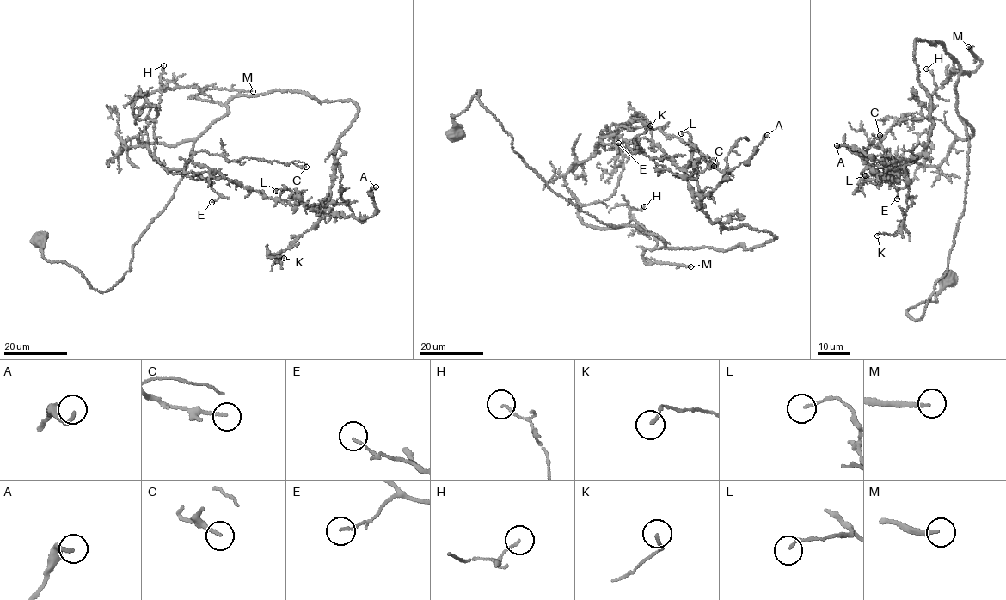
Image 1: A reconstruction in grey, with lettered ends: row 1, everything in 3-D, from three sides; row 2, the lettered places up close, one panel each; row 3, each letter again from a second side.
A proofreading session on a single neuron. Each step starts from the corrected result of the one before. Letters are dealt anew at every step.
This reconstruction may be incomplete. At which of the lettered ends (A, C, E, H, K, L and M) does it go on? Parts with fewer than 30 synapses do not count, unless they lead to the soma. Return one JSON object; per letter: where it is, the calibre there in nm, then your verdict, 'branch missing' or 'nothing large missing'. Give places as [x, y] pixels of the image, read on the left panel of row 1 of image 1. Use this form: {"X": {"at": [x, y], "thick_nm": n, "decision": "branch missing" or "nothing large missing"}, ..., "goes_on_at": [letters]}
{"A": {"at": [376, 186], "thick_nm": 200, "decision": "nothing large missing"}, "C": {"at": [306, 167], "thick_nm": 140, "decision": "nothing large missing"}, "E": {"at": [211, 202], "thick_nm": 120, "decision": "nothing large missing"}, "H": {"at": [163, 65], "thick_nm": 120, "decision": "nothing large missing"}, "K": {"at": [284, 258], "thick_nm": 150, "decision": "nothing large missing"}, "L": {"at": [276, 191], "thick_nm": 110, "decision": "nothing large missing"}, "M": {"at": [253, 91], "thick_nm": 170, "decision": "branch missing"}, "goes_on_at": ["M"]}

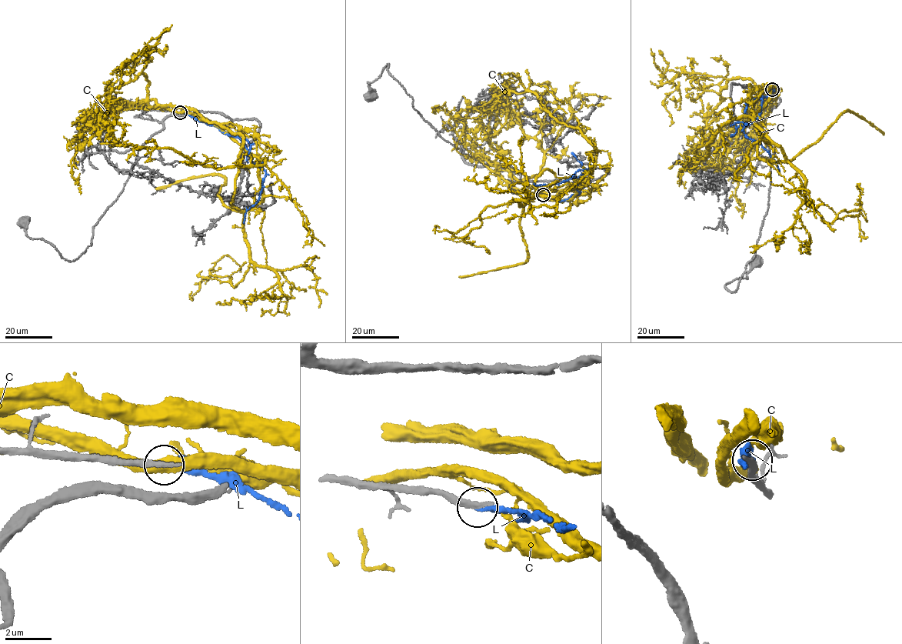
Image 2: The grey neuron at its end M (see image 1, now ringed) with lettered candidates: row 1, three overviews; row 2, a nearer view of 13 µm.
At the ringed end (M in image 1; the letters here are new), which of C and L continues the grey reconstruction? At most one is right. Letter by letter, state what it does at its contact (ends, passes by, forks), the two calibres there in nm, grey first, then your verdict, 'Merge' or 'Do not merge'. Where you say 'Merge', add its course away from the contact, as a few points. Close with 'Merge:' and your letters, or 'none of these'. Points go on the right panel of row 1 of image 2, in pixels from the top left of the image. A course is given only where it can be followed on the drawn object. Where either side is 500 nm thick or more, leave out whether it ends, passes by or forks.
C: It ends there. Thickness 220 nm (grey) against 170 nm. Do not merge
L: It ends there. Thickness 300 nm (grey) against 150 nm. Merge. Its course: (772, 89), (770, 95), (761, 98), (760, 115), (743, 131), (767, 150), (779, 175)
Merge: L

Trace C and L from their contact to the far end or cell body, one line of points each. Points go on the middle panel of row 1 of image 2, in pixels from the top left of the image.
C: (544, 195), (570, 200), (584, 185), (520, 206), (514, 200), (486, 207), (480, 227), (463, 239), (486, 251)
L: (544, 195), (559, 201), (577, 194), (577, 184), (585, 170), (580, 169), (559, 183), (537, 185), (534, 183)

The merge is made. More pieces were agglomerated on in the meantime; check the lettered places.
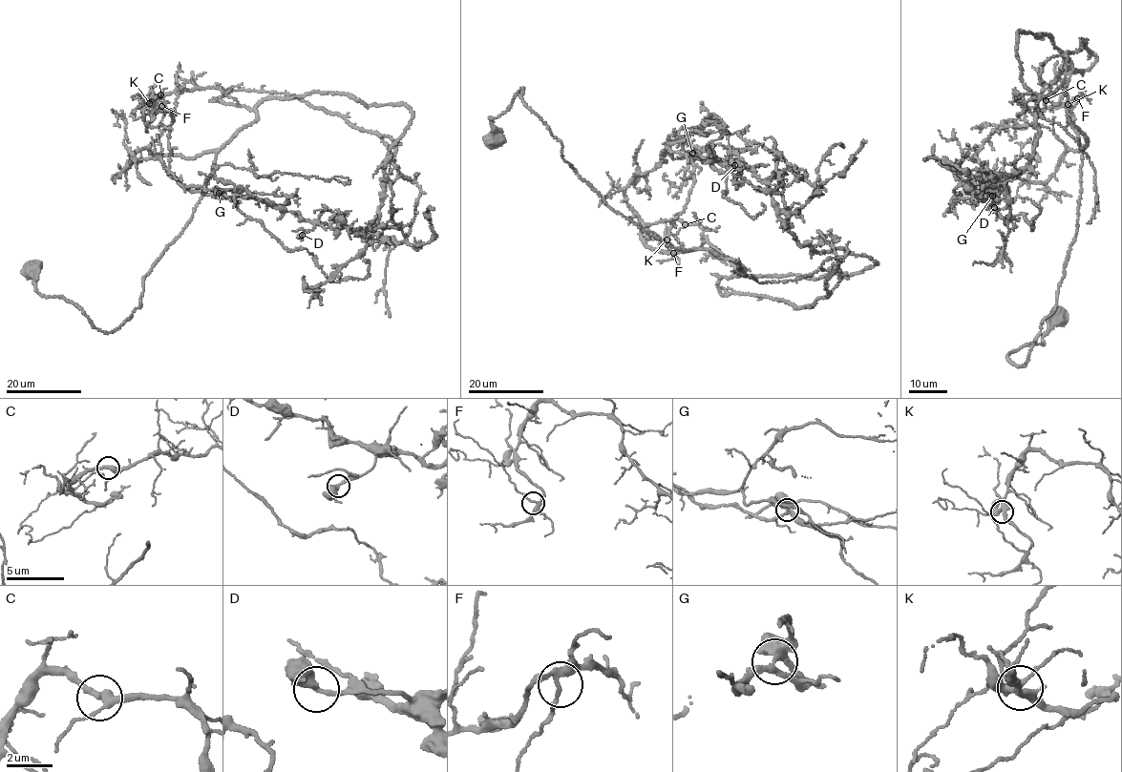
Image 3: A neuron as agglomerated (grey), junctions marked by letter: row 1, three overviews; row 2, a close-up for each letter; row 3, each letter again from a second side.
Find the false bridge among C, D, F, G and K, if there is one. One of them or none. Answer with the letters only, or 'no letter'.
G

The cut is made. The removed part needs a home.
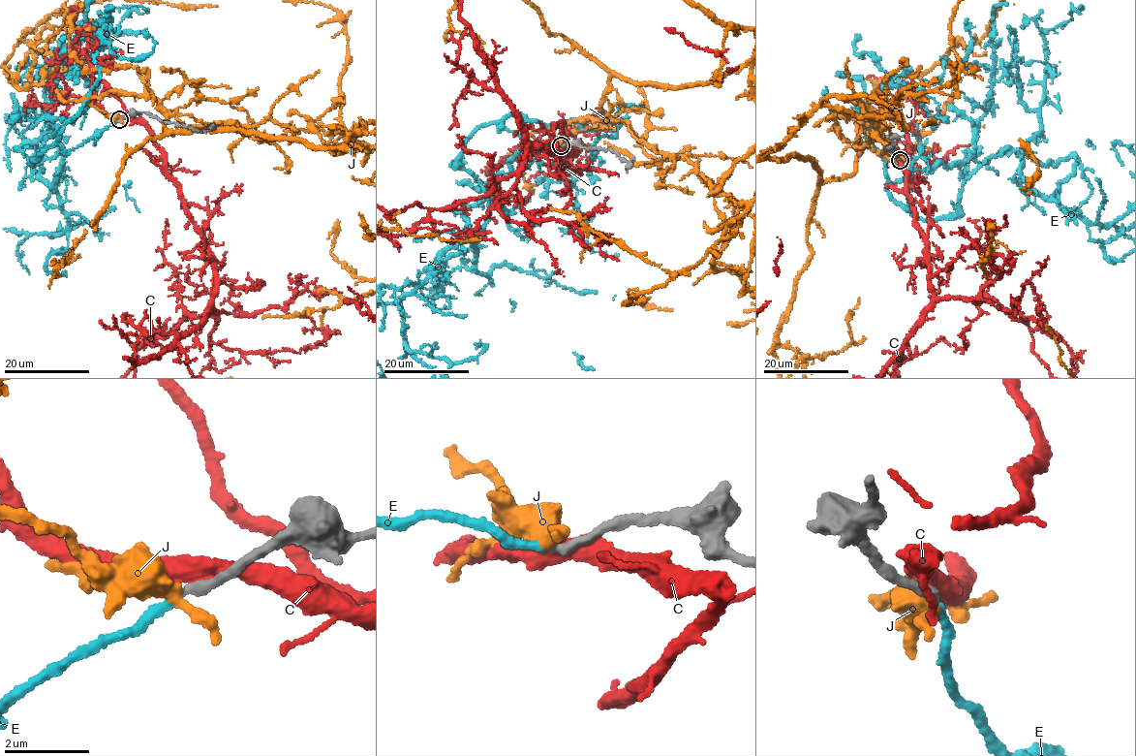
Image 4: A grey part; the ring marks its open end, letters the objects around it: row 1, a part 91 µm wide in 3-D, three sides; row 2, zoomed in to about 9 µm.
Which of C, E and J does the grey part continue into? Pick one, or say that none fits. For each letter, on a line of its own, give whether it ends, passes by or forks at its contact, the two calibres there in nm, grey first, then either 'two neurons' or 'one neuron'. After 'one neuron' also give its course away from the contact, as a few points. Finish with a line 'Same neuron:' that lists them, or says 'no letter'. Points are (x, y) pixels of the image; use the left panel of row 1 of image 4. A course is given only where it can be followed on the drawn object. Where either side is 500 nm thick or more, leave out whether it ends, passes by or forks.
C: it passes by | 240/440 nm | two neurons
E: it ends | 220/170 nm | one neuron | via (120, 119), (32, 161), (58, 130), (51, 121), (68, 222), (53, 236), (128, 182), (139, 211)
J: it passes by | 220/360 nm | two neurons
Same neuron: E

